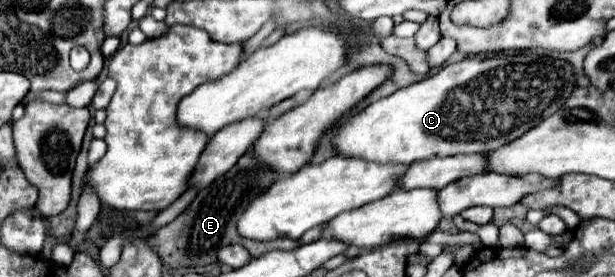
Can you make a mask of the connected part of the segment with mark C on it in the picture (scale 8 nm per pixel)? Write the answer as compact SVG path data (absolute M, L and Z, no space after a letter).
M516 54L516 56L494 56L494 58L466 58L444 66L434 76L400 88L388 98L372 102L366 110L350 116L338 130L334 138L334 148L338 154L348 158L364 158L370 162L396 162L412 164L422 158L416 156L454 156L454 154L474 154L474 152L494 152L500 146L520 138L532 126L544 122L544 118L556 114L560 106L572 96L576 88L574 68L560 58L548 54Z

